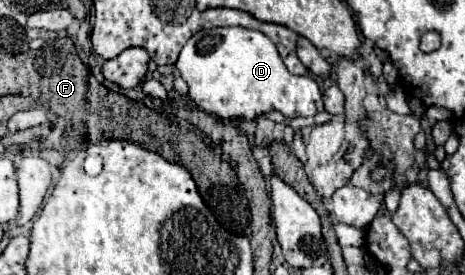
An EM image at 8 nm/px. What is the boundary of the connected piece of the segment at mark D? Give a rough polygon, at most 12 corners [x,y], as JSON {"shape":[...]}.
{"shape":[[254,29],[198,31],[176,69],[220,119],[314,117],[318,83]]}

